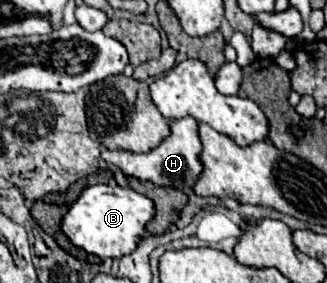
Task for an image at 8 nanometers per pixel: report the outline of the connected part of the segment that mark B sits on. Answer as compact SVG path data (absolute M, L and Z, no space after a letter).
M98 184L84 190L84 194L70 206L62 218L62 232L70 242L100 258L122 258L138 248L144 236L144 226L154 218L154 202L132 188Z

